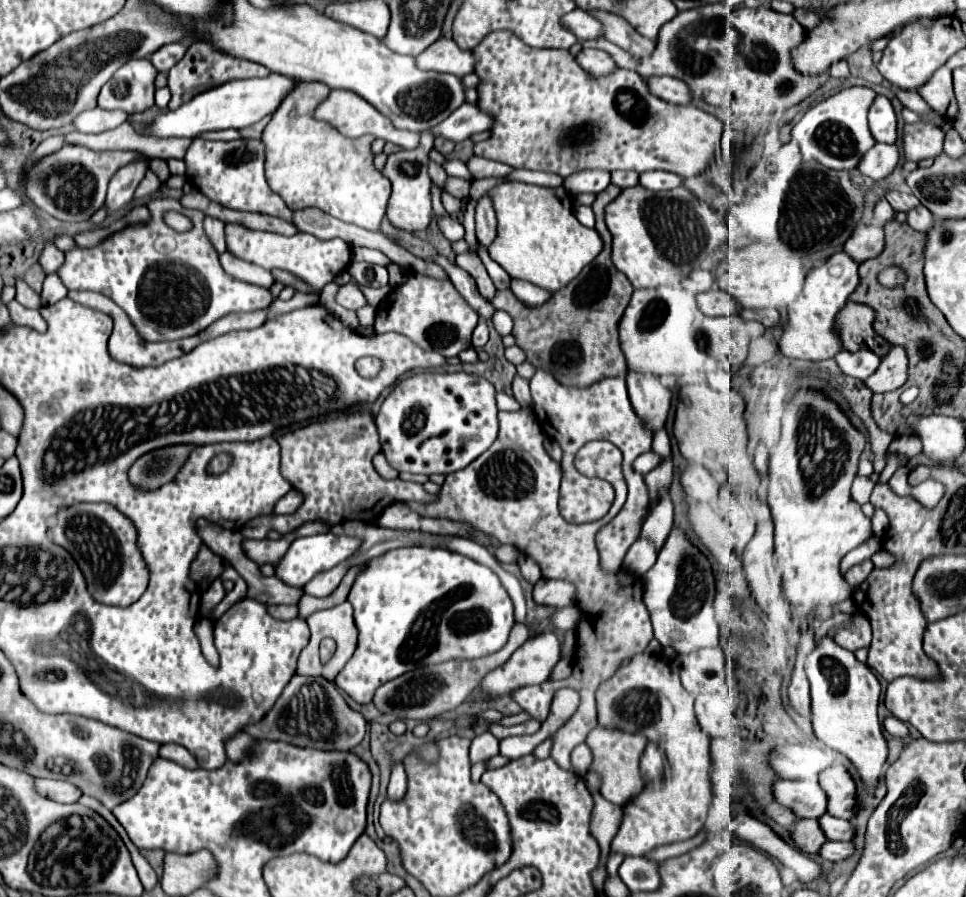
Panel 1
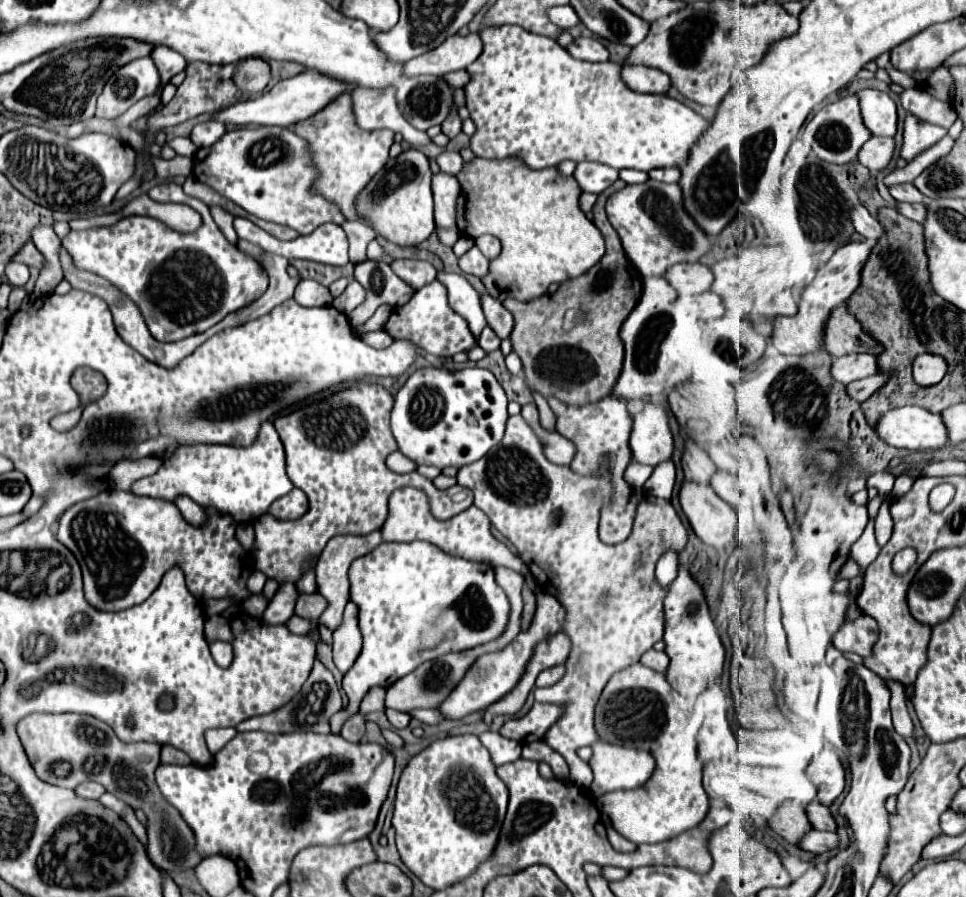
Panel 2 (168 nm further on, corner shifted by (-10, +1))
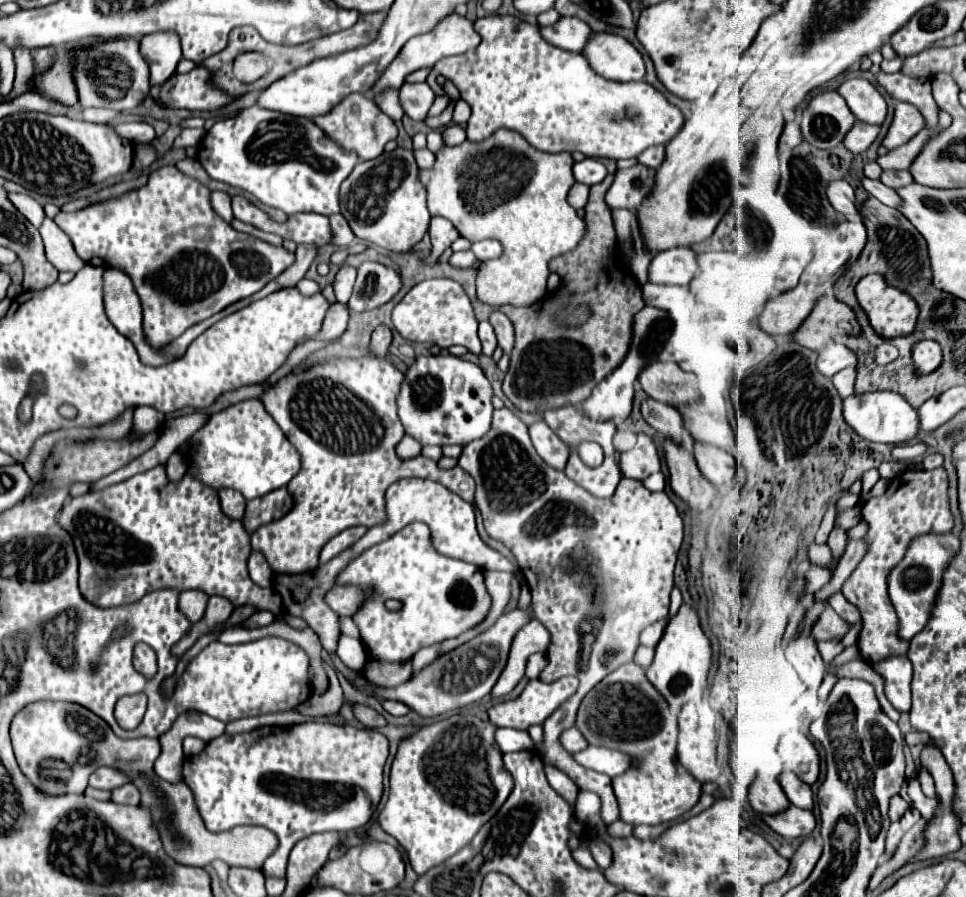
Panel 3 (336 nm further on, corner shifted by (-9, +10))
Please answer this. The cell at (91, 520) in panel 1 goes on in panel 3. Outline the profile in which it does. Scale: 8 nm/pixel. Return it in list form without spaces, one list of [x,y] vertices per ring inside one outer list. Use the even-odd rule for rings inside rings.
[[[158,465],[104,491],[84,493],[64,505],[58,523],[74,539],[80,559],[80,593],[92,605],[120,607],[132,605],[158,589],[198,589],[206,595],[226,597],[234,607],[252,605],[256,611],[266,609],[274,615],[282,613],[280,595],[274,589],[258,587],[248,575],[246,561],[252,551],[250,535],[240,521],[222,513],[216,489],[192,477],[190,471],[180,481],[170,481],[166,477],[166,467]]]

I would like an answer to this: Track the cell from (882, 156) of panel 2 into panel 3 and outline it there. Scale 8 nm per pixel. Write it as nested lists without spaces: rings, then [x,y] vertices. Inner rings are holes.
[[[856,121],[854,125],[852,125],[852,129],[846,133],[846,137],[844,137],[844,147],[848,149],[848,151],[852,151],[854,155],[858,155],[858,153],[862,153],[862,151],[866,151],[870,145],[872,145],[872,141],[876,139],[876,135],[878,135],[878,125],[870,125],[870,123],[862,123],[862,121]]]

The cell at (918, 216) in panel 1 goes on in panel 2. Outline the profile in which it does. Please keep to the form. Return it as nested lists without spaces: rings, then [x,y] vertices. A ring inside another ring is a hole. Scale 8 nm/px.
[[[897,202],[897,212],[901,212],[903,216],[915,220],[915,222],[925,222],[925,214],[927,214],[927,206],[925,204],[905,204],[905,202]]]

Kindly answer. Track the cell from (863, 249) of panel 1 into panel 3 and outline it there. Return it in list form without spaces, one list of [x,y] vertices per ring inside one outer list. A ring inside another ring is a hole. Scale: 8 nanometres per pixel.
[[[836,179],[830,181],[826,187],[826,197],[830,201],[830,205],[842,213],[848,219],[856,219],[858,217],[858,209],[854,205],[854,189],[844,181],[844,179]]]

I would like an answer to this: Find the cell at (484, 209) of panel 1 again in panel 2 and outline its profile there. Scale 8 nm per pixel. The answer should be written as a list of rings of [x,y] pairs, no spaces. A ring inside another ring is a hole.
[[[483,234],[475,240],[475,244],[481,248],[481,252],[487,256],[487,258],[497,258],[497,254],[501,252],[501,242],[497,236],[491,236],[491,234]]]

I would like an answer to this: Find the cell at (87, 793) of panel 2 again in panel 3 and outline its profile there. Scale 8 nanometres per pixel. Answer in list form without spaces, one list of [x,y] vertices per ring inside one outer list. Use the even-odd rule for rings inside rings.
[[[100,767],[90,775],[90,785],[96,789],[116,789],[126,785],[130,779],[112,767]]]

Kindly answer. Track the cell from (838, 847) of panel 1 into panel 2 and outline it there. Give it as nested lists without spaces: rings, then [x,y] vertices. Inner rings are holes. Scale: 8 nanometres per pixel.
[[[811,830],[799,844],[799,848],[815,854],[829,852],[837,846],[839,846],[839,836],[835,832],[819,832],[819,830]]]

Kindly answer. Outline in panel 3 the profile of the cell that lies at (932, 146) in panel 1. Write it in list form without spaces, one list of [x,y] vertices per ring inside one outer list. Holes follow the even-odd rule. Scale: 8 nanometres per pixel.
[[[898,101],[894,107],[892,125],[886,137],[882,139],[882,145],[886,149],[896,149],[898,145],[908,143],[922,127],[924,127],[924,117],[920,115],[920,111],[910,103]]]

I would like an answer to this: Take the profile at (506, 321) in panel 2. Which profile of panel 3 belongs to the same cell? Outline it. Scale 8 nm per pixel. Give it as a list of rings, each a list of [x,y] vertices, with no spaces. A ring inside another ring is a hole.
[[[494,311],[490,315],[490,323],[492,323],[494,331],[496,331],[498,345],[502,347],[502,351],[506,355],[510,355],[512,347],[514,347],[514,327],[512,327],[512,323],[508,321],[508,317],[502,311]]]

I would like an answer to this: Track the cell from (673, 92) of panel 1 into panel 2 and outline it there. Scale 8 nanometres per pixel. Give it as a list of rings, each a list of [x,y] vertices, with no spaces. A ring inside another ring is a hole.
[[[625,66],[625,82],[629,82],[631,90],[647,92],[647,94],[667,94],[671,90],[671,78],[657,70],[645,66]]]

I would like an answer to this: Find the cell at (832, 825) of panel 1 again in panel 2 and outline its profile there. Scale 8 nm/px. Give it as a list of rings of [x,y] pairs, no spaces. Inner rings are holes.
[[[813,802],[813,806],[807,806],[807,816],[809,816],[809,822],[815,830],[831,830],[831,832],[837,832],[837,822],[831,814],[831,810],[819,802]]]

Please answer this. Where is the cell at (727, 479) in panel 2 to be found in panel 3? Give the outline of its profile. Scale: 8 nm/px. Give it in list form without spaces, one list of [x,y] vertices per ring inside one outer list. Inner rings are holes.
[[[696,443],[694,445],[694,457],[698,463],[700,473],[714,485],[726,485],[734,479],[734,457],[714,445],[708,443]]]

